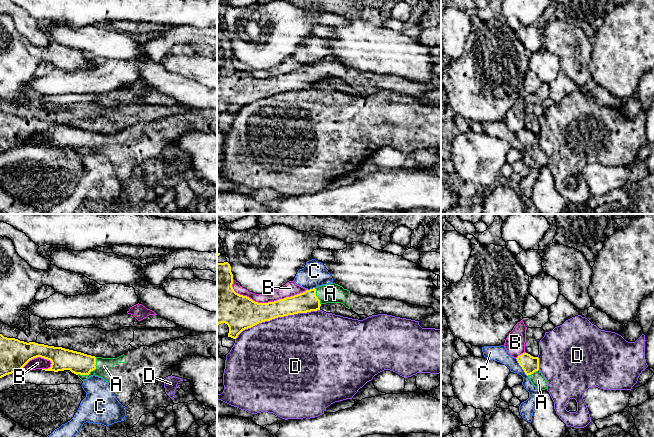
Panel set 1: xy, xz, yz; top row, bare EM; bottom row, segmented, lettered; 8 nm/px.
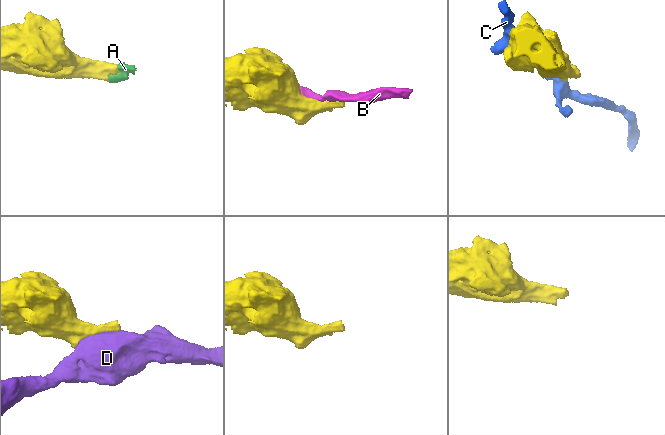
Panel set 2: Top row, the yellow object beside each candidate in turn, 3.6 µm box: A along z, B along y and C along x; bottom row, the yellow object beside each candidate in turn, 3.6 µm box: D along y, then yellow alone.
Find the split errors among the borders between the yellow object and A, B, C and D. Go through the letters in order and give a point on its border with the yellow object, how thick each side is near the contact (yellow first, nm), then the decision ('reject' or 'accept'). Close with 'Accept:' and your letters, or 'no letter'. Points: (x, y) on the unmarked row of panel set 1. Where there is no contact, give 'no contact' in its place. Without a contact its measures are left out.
A: xy (91, 146) | 180/130 nm | accept
B: xz (268, 78) | 280/110 nm | reject
C: yz (521, 142) | 140/130 nm | reject
D: xz (276, 93) | 240/500 nm | reject
Accept: A

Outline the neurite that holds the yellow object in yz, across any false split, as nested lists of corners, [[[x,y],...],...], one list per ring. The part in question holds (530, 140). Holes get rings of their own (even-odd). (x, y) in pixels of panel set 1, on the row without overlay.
[[[523,129],[517,134],[519,141],[524,146],[532,160],[540,167],[547,165],[548,158],[539,146],[539,134],[528,129]]]

